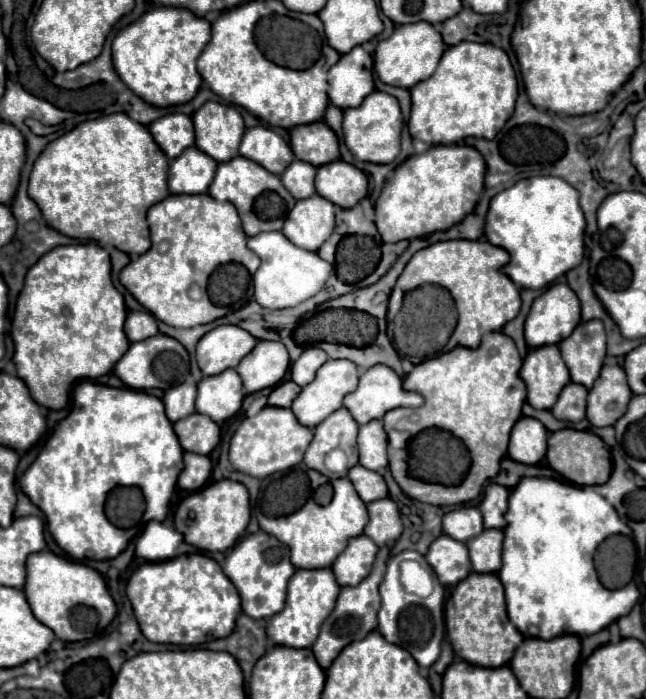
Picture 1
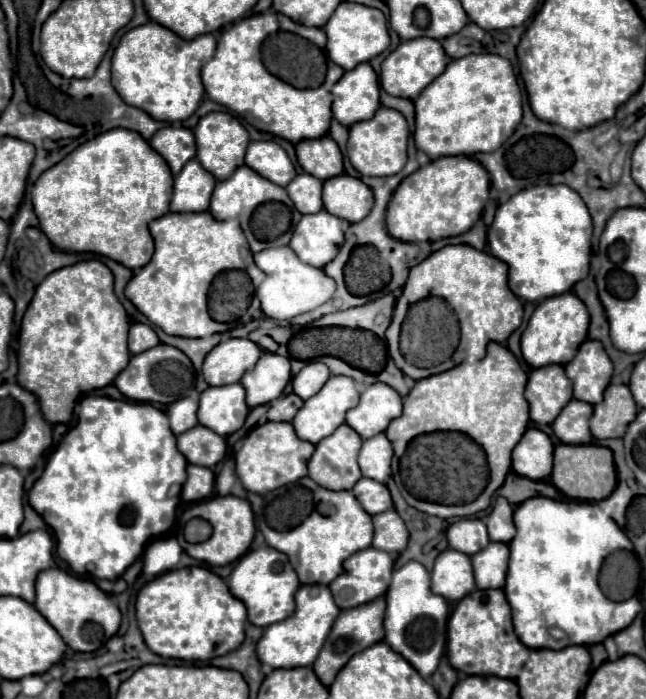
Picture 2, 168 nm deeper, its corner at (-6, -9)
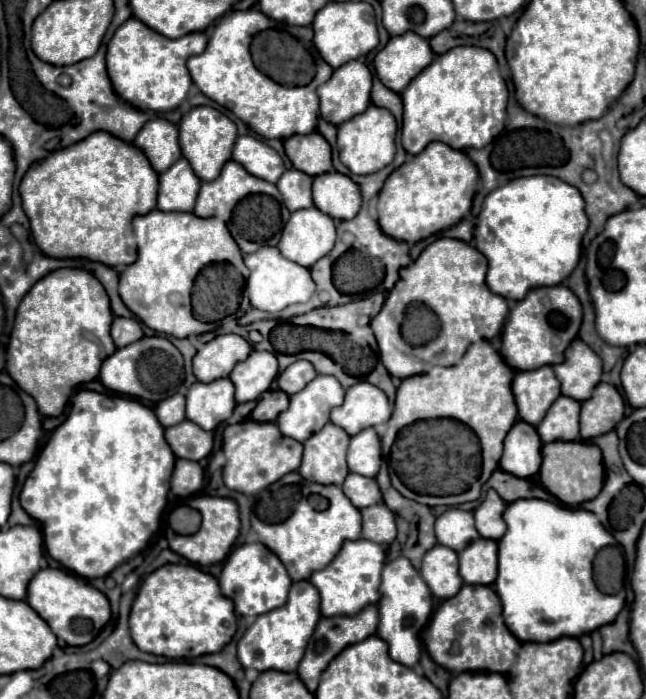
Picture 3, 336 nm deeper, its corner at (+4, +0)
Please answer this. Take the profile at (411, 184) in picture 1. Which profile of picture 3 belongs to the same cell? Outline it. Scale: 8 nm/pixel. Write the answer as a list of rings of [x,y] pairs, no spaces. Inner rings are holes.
[[[437,141],[429,143],[419,155],[387,177],[377,203],[379,227],[385,235],[405,243],[419,243],[429,235],[453,227],[471,209],[477,177],[477,167],[463,151]]]

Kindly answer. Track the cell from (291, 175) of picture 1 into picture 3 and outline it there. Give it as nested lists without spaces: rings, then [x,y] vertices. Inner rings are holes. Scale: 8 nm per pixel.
[[[289,169],[281,175],[281,179],[277,181],[277,189],[281,191],[285,207],[289,211],[313,207],[311,183],[313,183],[313,179],[297,169]]]

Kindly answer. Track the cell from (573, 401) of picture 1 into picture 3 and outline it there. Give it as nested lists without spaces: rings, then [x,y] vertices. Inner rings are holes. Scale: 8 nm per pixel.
[[[561,395],[537,425],[541,441],[577,441],[579,439],[579,403]]]

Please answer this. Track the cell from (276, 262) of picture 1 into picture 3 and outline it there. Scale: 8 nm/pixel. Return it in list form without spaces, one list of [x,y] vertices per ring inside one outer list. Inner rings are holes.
[[[277,247],[257,249],[251,255],[245,255],[245,265],[249,267],[251,275],[247,281],[247,295],[253,307],[261,311],[283,311],[287,305],[293,303],[307,303],[315,293],[315,283],[309,275],[309,269],[285,259]]]

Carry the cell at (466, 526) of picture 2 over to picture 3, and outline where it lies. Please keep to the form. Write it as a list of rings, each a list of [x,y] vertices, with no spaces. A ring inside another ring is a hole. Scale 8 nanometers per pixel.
[[[447,509],[435,521],[435,537],[441,545],[453,551],[465,549],[465,545],[479,539],[473,513],[463,509]]]

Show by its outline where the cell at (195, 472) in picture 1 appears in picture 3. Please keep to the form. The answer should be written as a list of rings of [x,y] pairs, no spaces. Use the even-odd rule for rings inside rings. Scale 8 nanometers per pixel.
[[[177,459],[175,463],[175,471],[173,471],[173,479],[171,479],[171,491],[177,497],[193,497],[197,493],[201,493],[203,487],[203,469],[199,463],[195,461],[185,461],[185,459]]]

